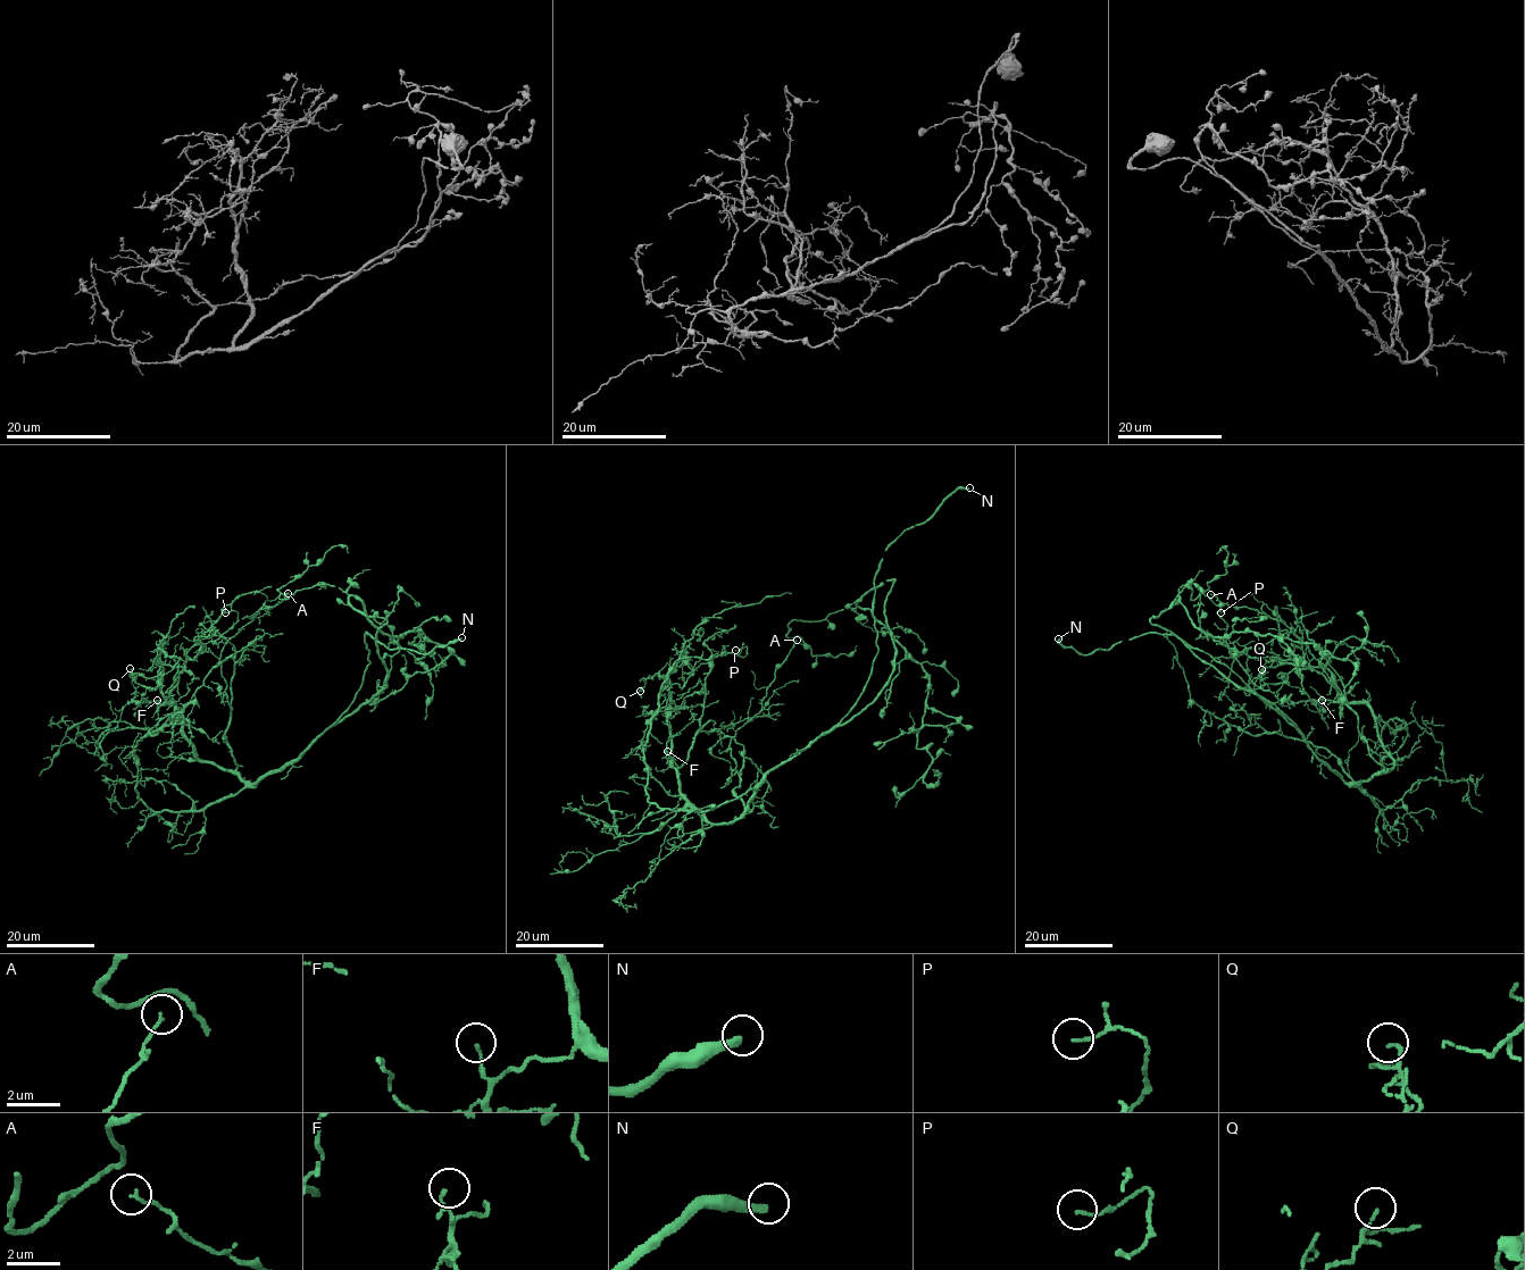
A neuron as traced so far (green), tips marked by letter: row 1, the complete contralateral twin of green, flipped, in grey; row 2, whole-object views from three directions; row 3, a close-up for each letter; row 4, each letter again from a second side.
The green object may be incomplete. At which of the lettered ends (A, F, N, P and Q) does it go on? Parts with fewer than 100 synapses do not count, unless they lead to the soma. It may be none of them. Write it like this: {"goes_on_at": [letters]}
{"goes_on_at": ["N"]}

